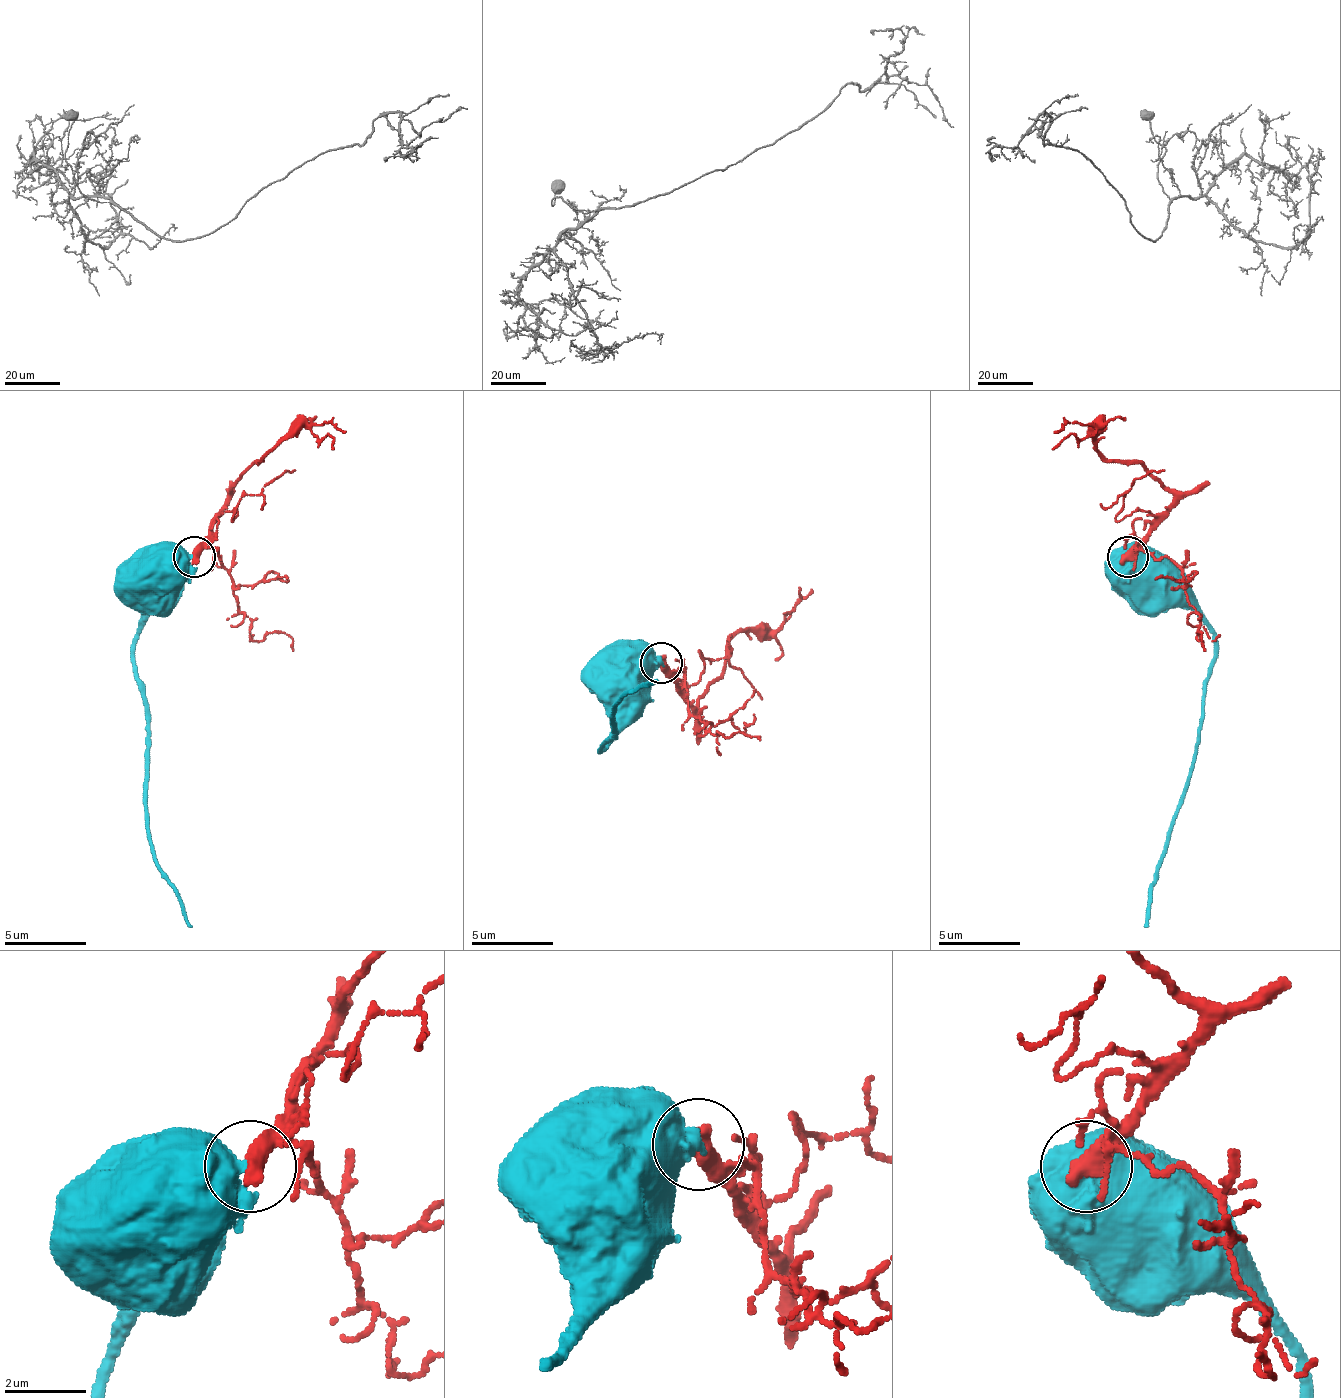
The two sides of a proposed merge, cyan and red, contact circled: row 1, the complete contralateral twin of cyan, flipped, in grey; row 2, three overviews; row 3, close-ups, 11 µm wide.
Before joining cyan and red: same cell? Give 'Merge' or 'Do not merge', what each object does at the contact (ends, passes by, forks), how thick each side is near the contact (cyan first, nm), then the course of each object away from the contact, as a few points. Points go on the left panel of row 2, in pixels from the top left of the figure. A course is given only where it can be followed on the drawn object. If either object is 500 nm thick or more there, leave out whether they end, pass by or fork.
Do not merge. Thickness 440 nm (cyan) against 550 nm. Course of cyan: (193, 555), (172, 568), (164, 584). Course of red: (193, 555), (226, 498), (271, 448), (308, 428), (333, 440), (333, 448)

